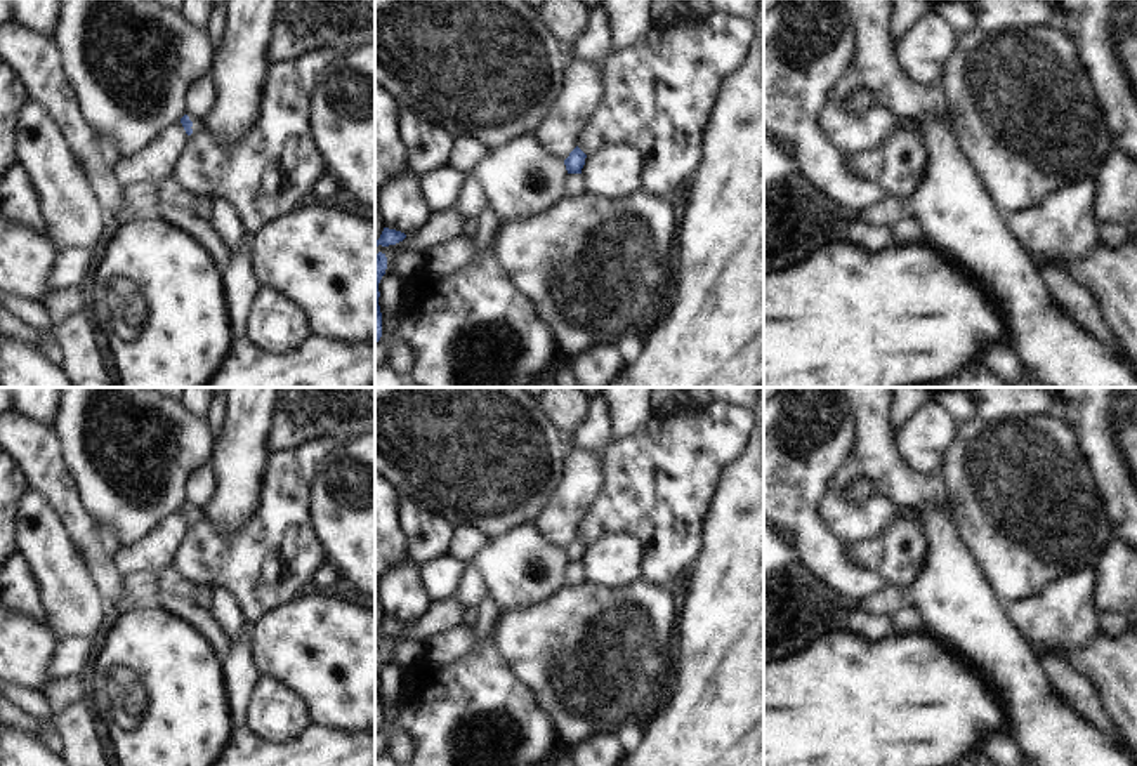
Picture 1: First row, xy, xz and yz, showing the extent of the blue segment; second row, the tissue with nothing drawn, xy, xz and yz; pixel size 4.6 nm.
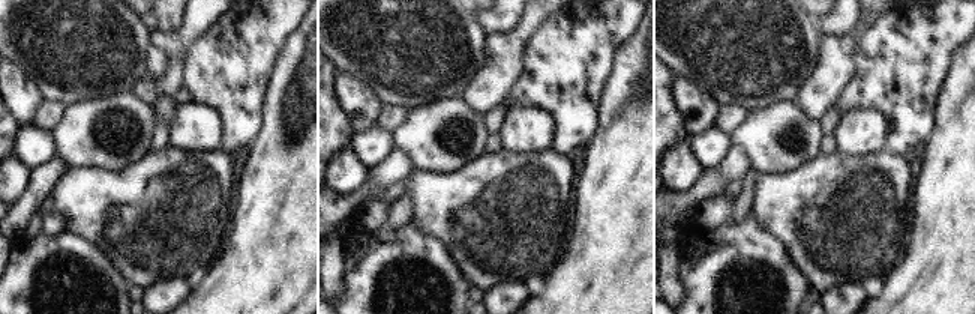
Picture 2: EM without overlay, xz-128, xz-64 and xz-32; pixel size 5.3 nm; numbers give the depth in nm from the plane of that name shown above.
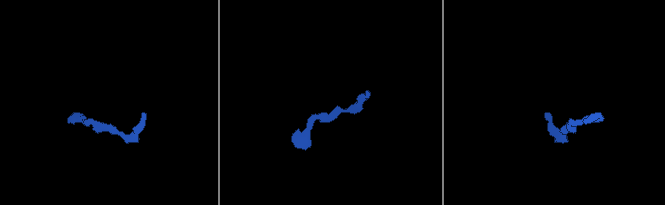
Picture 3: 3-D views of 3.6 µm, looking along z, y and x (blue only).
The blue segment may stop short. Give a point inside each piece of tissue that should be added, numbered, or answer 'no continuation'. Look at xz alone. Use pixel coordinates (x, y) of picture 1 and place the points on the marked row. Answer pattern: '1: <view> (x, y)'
no continuation

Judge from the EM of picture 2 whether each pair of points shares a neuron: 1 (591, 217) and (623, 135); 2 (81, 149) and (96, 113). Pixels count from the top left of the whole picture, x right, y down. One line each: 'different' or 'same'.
1: same
2: same

